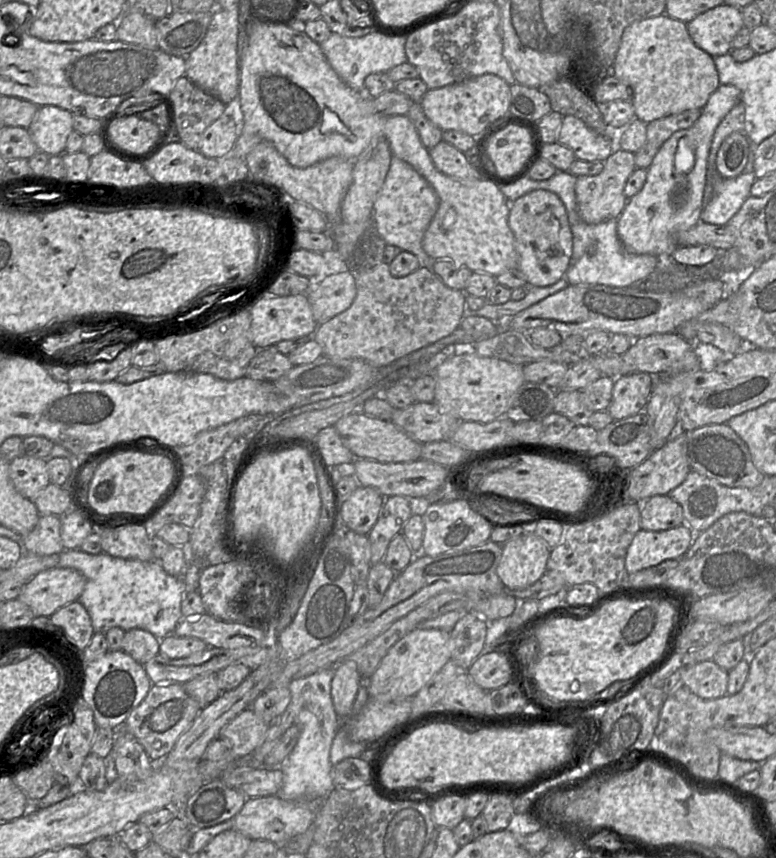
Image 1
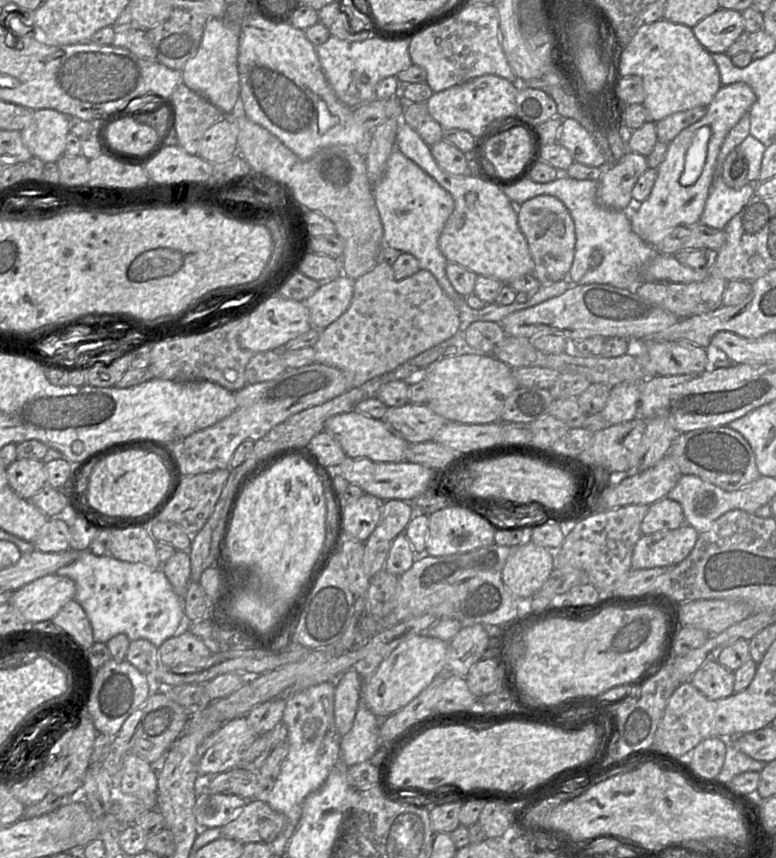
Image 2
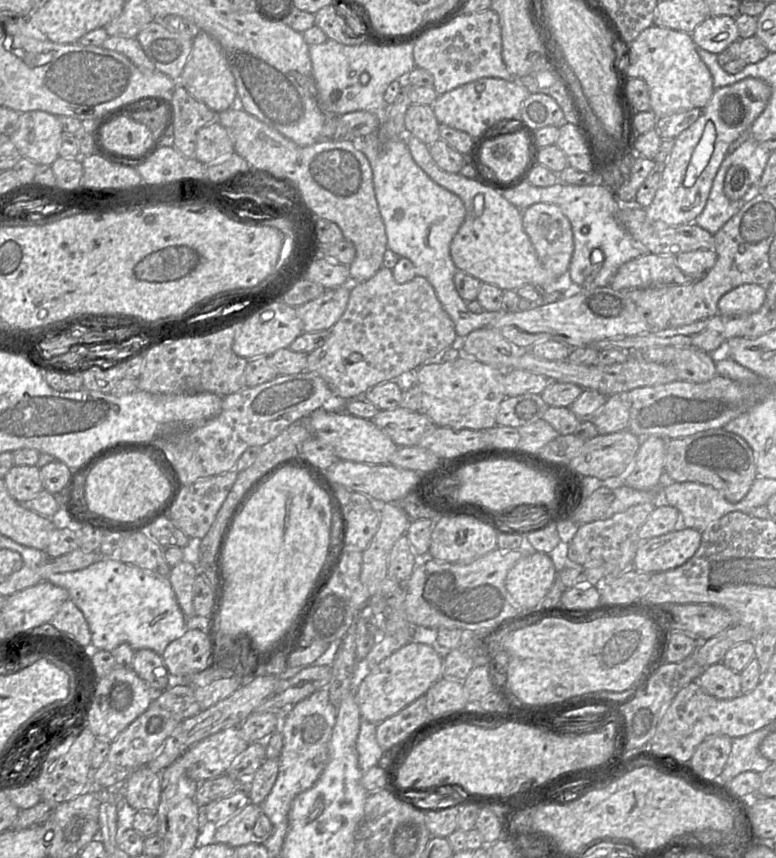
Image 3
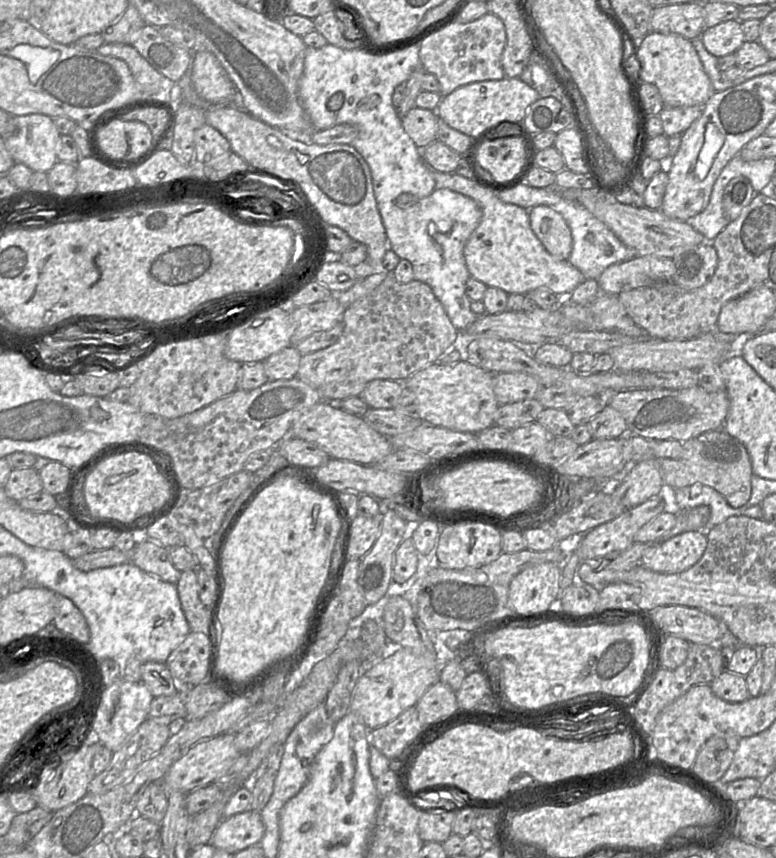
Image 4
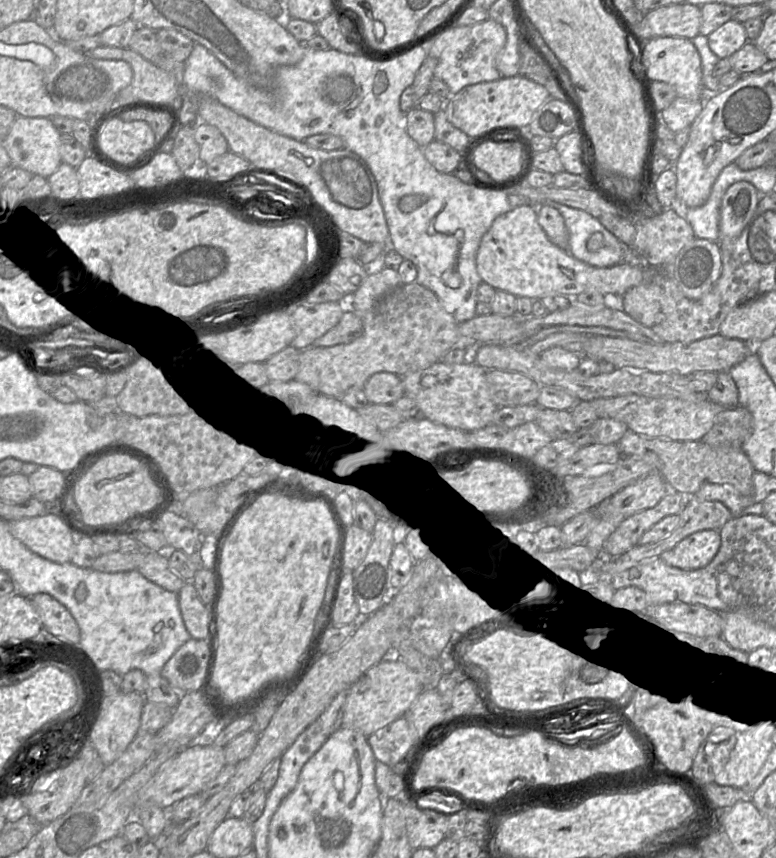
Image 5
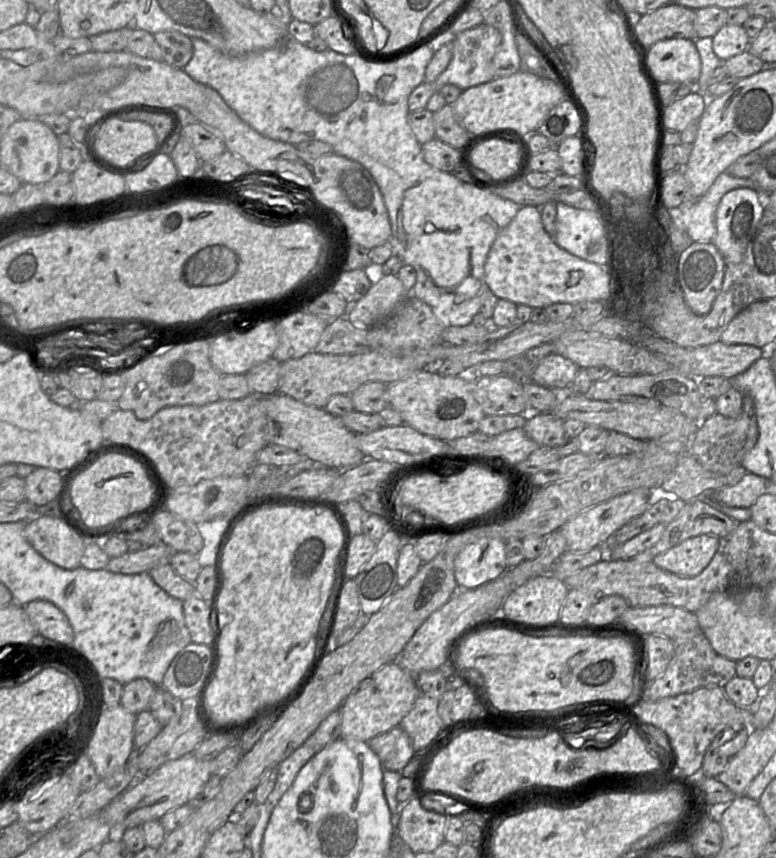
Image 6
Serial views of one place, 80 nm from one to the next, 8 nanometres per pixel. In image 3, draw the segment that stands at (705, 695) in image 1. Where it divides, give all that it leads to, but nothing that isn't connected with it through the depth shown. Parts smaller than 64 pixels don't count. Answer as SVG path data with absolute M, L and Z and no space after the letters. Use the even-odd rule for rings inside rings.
M722 662L708 666L696 681L709 695L718 699L733 699L742 695L740 673Z

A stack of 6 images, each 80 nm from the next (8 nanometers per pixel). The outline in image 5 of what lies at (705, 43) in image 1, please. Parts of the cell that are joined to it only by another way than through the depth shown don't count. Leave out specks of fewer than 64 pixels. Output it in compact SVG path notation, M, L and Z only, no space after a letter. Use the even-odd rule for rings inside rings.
M733 19L714 30L707 38L710 50L719 59L729 58L748 42L743 24Z

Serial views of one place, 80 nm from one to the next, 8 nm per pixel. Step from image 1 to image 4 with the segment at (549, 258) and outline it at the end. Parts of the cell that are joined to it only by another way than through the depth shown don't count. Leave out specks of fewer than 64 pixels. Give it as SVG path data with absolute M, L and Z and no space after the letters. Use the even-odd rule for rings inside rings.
M546 205L529 210L530 226L545 249L560 260L568 260L573 247L571 229L564 217Z

